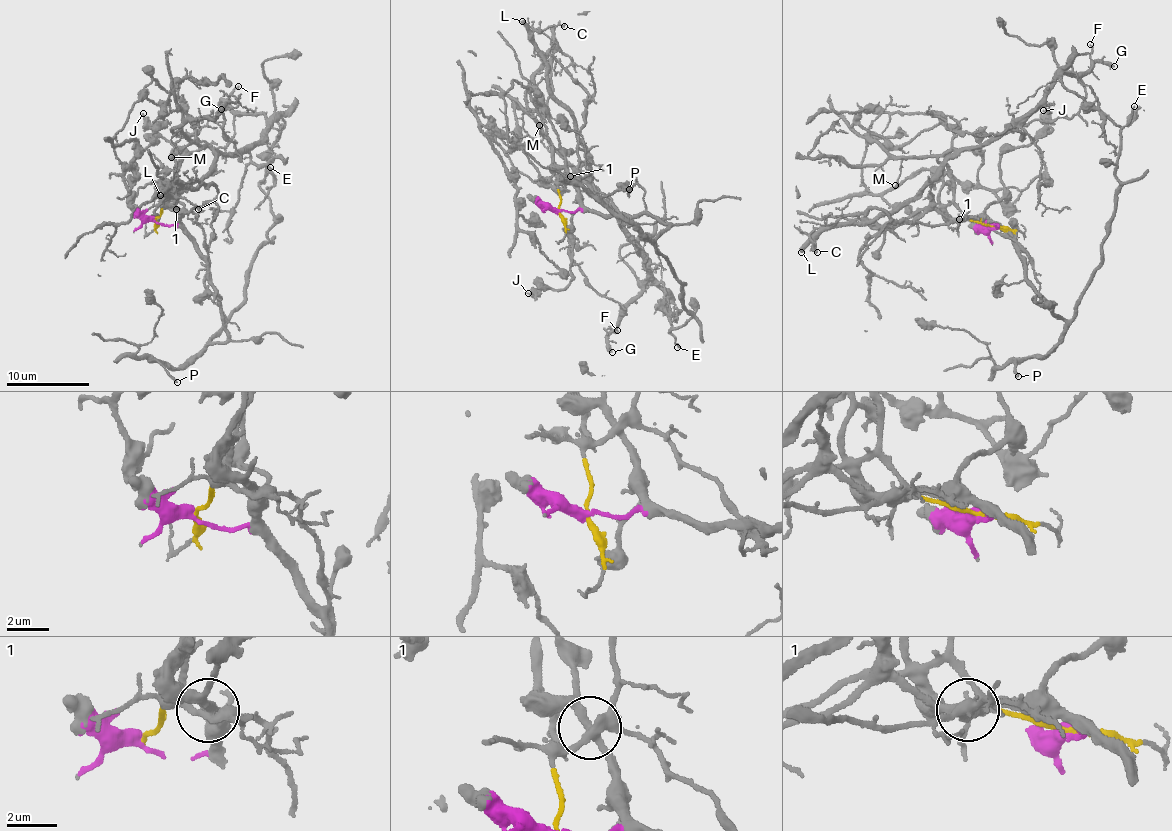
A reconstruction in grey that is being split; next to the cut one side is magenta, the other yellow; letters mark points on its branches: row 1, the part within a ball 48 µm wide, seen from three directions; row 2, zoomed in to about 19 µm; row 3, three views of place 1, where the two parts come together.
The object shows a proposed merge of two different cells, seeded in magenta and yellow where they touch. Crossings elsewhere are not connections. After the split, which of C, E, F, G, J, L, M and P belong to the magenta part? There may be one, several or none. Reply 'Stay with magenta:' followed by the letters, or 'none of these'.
Stay with magenta: E, J, P

